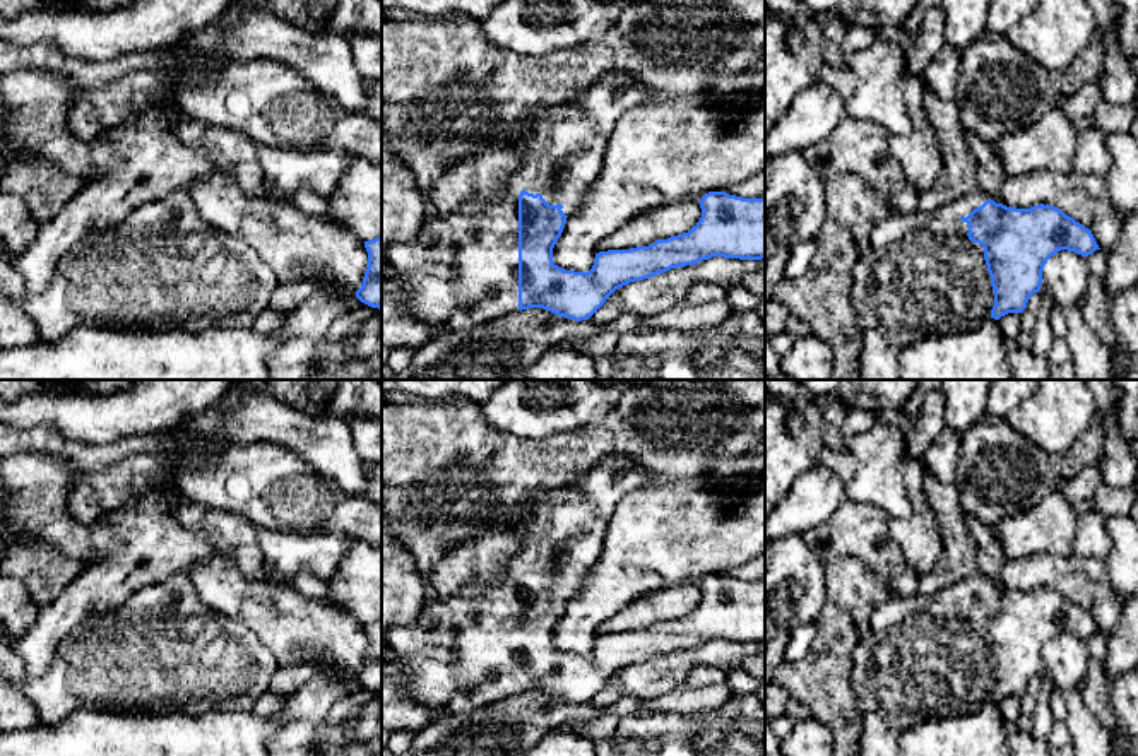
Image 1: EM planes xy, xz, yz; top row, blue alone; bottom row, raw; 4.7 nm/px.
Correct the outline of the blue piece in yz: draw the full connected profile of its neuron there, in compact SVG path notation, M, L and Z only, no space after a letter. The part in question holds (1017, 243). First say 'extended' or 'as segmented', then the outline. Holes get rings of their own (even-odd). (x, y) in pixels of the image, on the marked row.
extended; M977 186L974 192L939 209L895 216L878 222L869 236L869 250L852 270L851 303L861 330L876 328L888 346L900 352L905 346L958 330L975 330L986 320L1022 313L1034 292L1040 291L1047 260L1061 250L1082 257L1100 250L1092 231L1054 205L1015 209L996 204Z

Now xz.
extended; M604 74L577 99L539 115L527 137L513 147L525 154L525 162L510 176L503 198L467 202L450 216L424 219L412 239L387 248L388 265L399 274L424 272L448 281L457 304L448 328L465 332L529 308L582 322L630 282L712 257L765 258L765 198L708 192L698 202L702 217L688 233L649 246L599 251L589 272L565 270L553 262L566 217L582 207L601 173L616 121L647 97L631 75Z

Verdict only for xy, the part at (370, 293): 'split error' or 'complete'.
complete

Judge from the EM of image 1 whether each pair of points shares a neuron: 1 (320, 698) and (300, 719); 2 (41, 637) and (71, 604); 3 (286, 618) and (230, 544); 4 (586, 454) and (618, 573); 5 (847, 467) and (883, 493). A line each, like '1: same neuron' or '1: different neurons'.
1: same neuron
2: same neuron
3: different neurons
4: different neurons
5: different neurons

